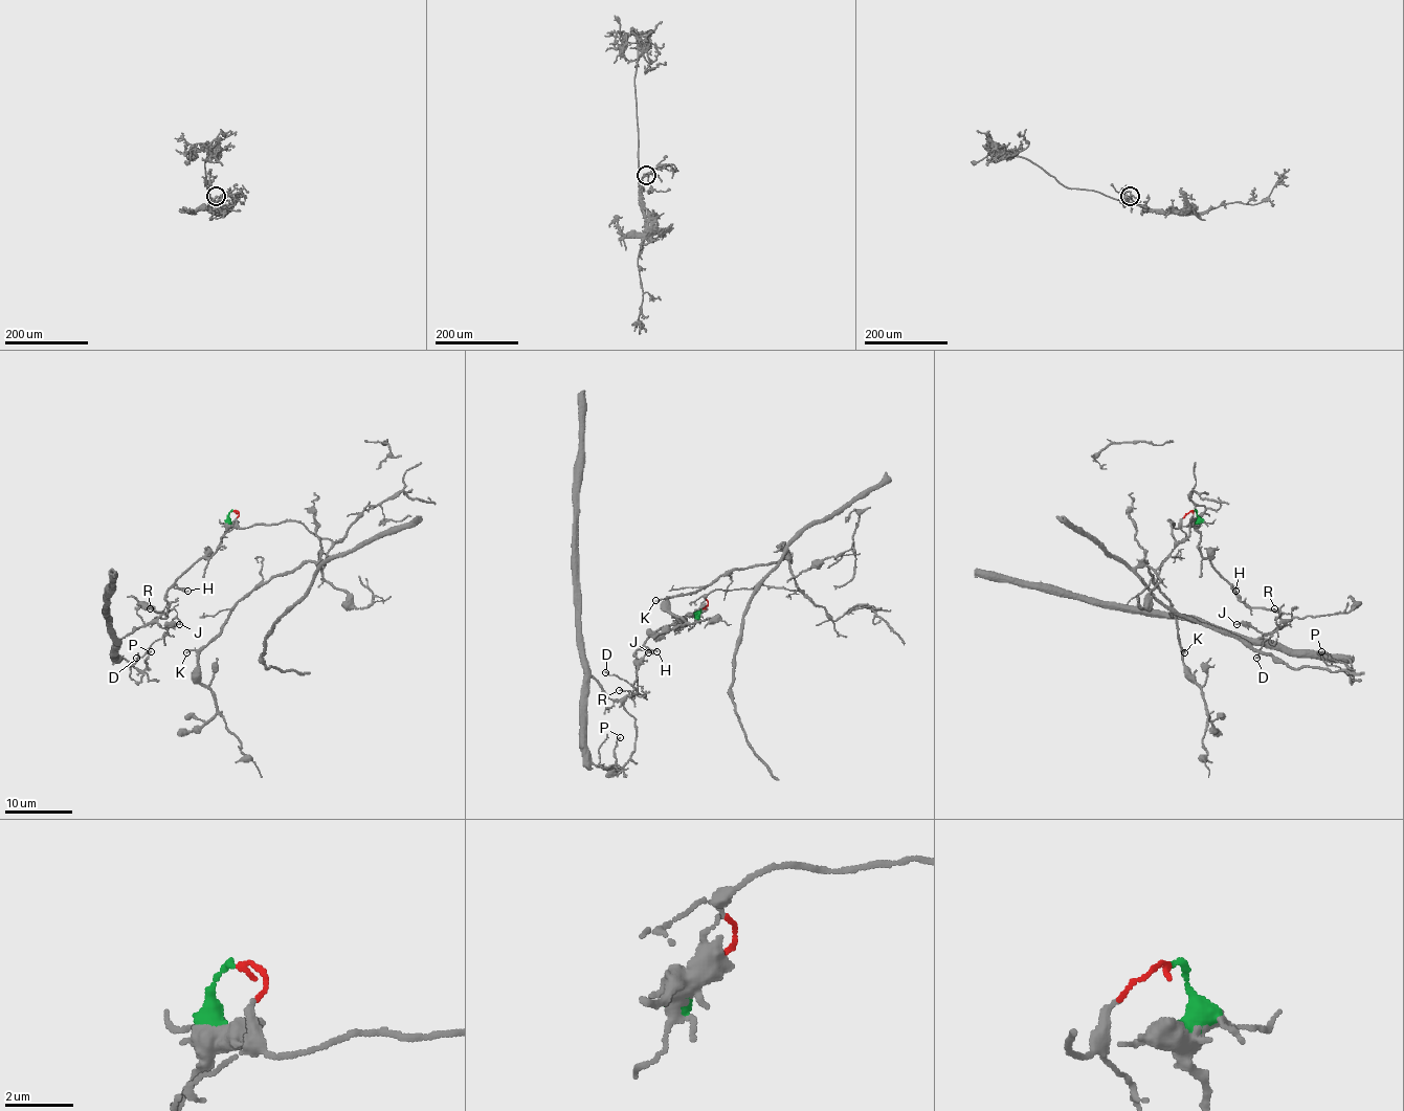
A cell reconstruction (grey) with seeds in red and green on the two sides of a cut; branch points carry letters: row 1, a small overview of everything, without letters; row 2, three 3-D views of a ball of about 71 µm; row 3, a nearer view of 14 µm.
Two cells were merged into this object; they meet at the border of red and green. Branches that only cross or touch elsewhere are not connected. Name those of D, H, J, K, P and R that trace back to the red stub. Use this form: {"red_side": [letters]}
{"red_side": ["K"]}

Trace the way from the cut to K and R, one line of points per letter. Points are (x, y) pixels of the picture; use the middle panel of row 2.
K: (702, 609), (713, 591), (759, 584), (801, 591), (785, 559), (727, 571), (696, 593), (655, 601)
R: (702, 609), (693, 616), (685, 615), (661, 626), (636, 651), (638, 690), (633, 694), (619, 690)

